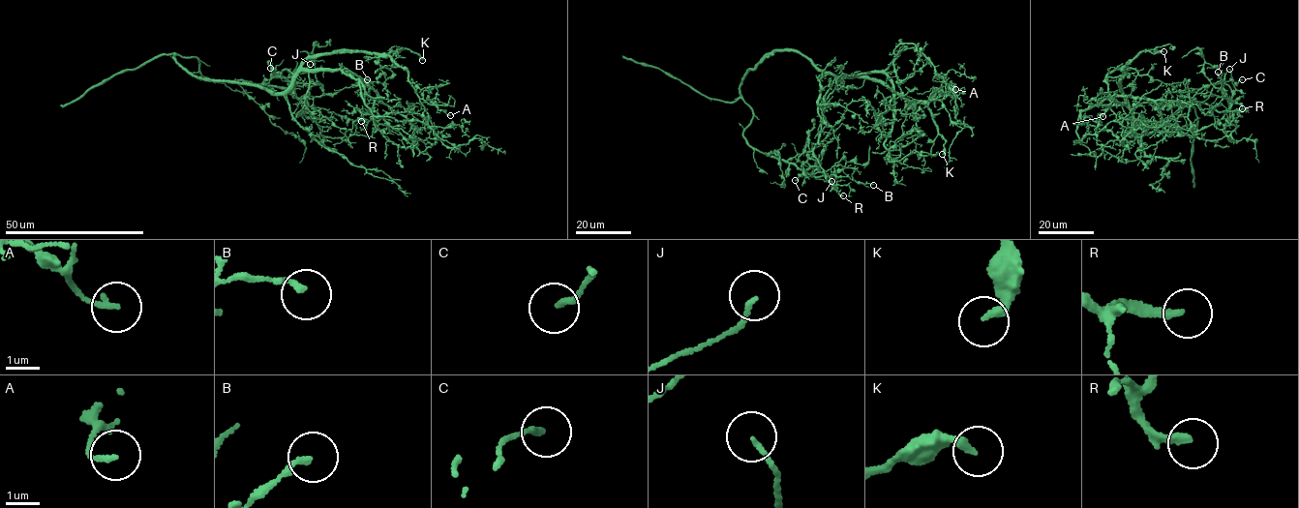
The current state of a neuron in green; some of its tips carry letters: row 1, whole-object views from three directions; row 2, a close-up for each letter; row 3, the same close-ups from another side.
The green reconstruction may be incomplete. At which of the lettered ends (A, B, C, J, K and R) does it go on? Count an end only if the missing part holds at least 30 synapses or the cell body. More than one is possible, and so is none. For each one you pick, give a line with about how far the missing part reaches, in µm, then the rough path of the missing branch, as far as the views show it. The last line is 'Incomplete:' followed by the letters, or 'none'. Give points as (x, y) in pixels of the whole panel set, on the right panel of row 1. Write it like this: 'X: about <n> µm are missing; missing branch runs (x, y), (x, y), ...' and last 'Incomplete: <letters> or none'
K: about 25 µm are missing; missing branch runs (1163, 51), (1202, 58), (1210, 65), (1212, 58)
R: about 30 µm are missing; missing branch runs (1242, 108), (1236, 104), (1236, 99), (1218, 88), (1217, 83)
Incomplete: K, R

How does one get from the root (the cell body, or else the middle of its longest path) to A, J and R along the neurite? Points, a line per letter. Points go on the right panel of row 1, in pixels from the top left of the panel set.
A: (1125, 134), (1132, 132), (1132, 121), (1118, 87), (1123, 68), (1104, 78), (1110, 104), (1100, 113), (1102, 116)
J: (1125, 134), (1137, 137), (1151, 134), (1194, 102), (1226, 111), (1227, 100), (1235, 89), (1229, 69)
R: (1125, 134), (1137, 137), (1151, 134), (1194, 102), (1226, 111), (1229, 99), (1229, 109), (1223, 111), (1242, 108)

